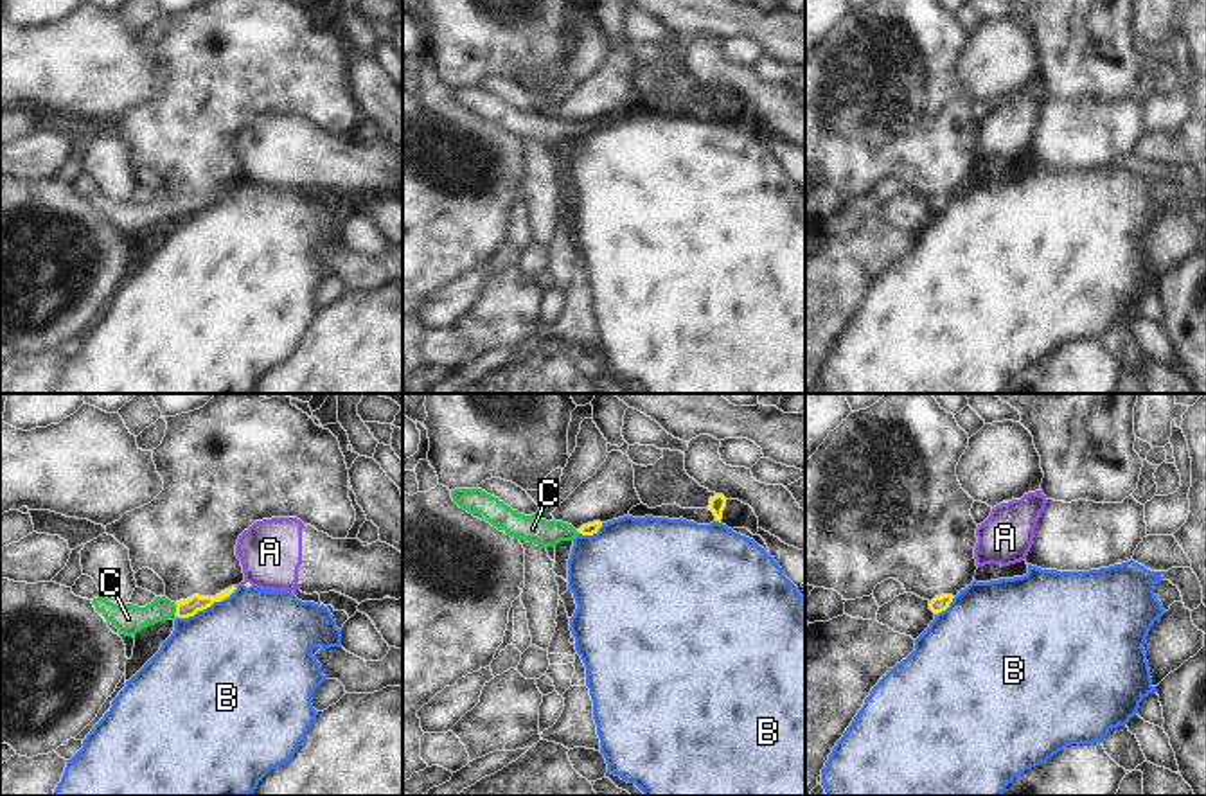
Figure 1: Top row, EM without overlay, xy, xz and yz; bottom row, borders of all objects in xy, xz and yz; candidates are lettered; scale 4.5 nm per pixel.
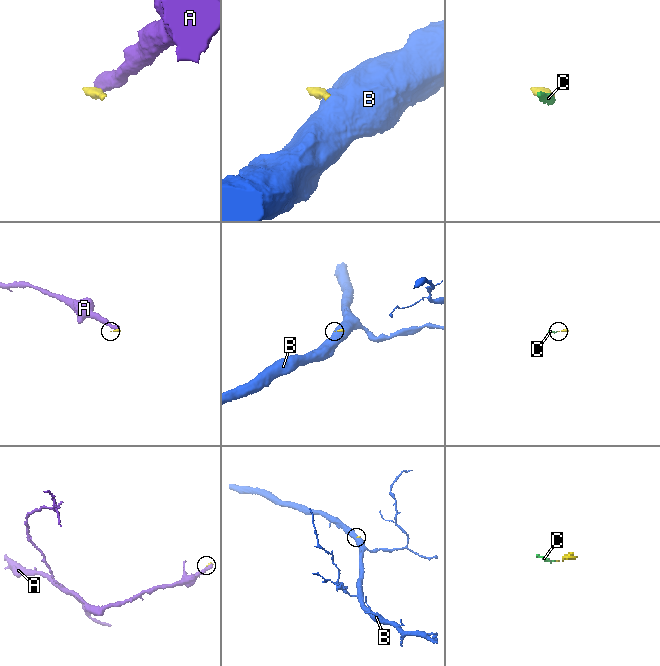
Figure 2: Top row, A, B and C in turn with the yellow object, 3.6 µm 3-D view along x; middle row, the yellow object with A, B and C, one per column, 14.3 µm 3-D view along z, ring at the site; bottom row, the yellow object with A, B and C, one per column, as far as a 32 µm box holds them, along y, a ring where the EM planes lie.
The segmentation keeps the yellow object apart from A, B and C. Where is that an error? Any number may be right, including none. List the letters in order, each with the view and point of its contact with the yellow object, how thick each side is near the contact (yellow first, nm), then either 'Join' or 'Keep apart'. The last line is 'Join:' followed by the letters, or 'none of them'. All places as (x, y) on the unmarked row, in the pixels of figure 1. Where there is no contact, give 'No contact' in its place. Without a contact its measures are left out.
A: Touches yellow at xy (248, 180). Thickness 20 nm (yellow) against 280 nm. Keep apart
B: Touches yellow at xy (207, 203). Thickness 80 nm (yellow) against 480 nm. Keep apart
C: Touches yellow at xy (177, 205). Thickness 80 nm (yellow) against 140 nm. Join
Join: C.

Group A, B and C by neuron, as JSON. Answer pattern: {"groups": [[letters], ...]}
{"groups": [["A"], ["B"], ["C"]]}

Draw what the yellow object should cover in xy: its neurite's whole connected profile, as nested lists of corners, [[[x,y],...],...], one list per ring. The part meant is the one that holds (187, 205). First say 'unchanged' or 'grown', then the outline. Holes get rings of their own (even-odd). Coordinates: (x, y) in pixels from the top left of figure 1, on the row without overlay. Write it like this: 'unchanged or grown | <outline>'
grown | [[[232,183],[217,190],[216,194],[192,192],[191,196],[180,198],[176,201],[165,194],[156,194],[146,205],[138,205],[133,201],[117,203],[102,192],[93,196],[92,201],[95,203],[97,210],[101,210],[106,217],[111,219],[111,223],[119,226],[119,230],[135,234],[149,223],[169,217],[173,212],[176,212],[178,216],[194,214],[198,208],[210,205],[214,199],[228,196],[235,187],[237,185]]]

